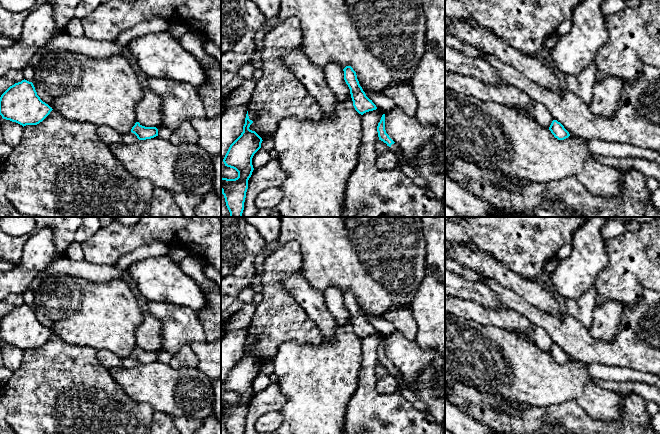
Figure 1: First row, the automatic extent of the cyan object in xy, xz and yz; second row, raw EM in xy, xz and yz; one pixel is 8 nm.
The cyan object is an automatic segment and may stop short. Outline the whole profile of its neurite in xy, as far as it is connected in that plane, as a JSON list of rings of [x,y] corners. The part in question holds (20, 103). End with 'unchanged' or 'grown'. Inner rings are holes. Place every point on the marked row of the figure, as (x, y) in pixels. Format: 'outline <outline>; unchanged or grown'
outline [[[22,80],[10,86],[0,97],[0,115],[23,127],[42,122],[53,109],[37,95],[32,82]]]; unchanged

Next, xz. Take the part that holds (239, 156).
outline [[[247,111],[243,132],[230,145],[223,159],[225,166],[238,172],[238,177],[235,179],[221,178],[221,191],[230,217],[242,217],[248,180],[254,170],[252,158],[261,148],[263,141],[255,131],[249,129],[252,123],[253,121],[249,119]]]; unchanged

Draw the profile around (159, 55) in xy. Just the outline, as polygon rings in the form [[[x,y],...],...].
[[[170,32],[148,33],[134,38],[127,48],[149,77],[187,82],[196,88],[207,80],[202,64]]]

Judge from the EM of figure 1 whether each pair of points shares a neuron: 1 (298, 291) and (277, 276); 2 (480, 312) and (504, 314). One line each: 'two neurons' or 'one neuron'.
1: two neurons
2: one neuron

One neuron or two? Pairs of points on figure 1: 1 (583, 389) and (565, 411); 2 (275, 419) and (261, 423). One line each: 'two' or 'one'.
1: two
2: one

